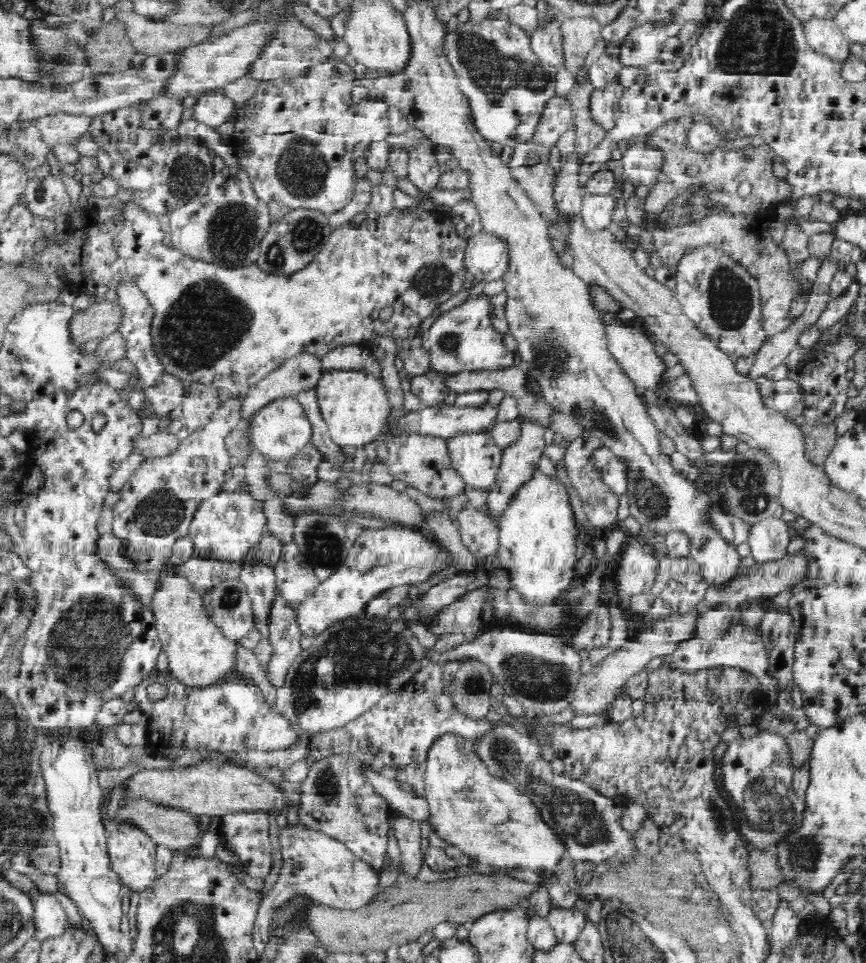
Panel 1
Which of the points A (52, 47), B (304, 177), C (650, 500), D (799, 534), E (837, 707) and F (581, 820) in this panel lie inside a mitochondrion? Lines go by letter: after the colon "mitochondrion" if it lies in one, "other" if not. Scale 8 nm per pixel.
A: mitochondrion
B: mitochondrion
C: mitochondrion
D: other
E: other
F: mitochondrion

